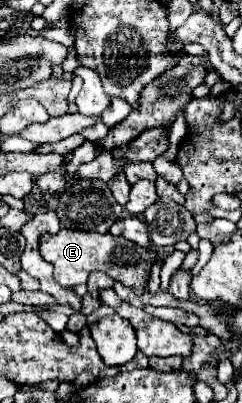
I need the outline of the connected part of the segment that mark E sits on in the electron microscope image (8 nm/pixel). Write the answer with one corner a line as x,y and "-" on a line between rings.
62,228
58,234
42,234
40,238
40,256
54,266
54,280
60,286
78,286
86,284
88,274
100,270
110,278
122,282
124,286
132,288
136,294
142,294
148,282
148,270
158,260
156,250
144,250
138,244
122,236
112,236
110,232
80,232

